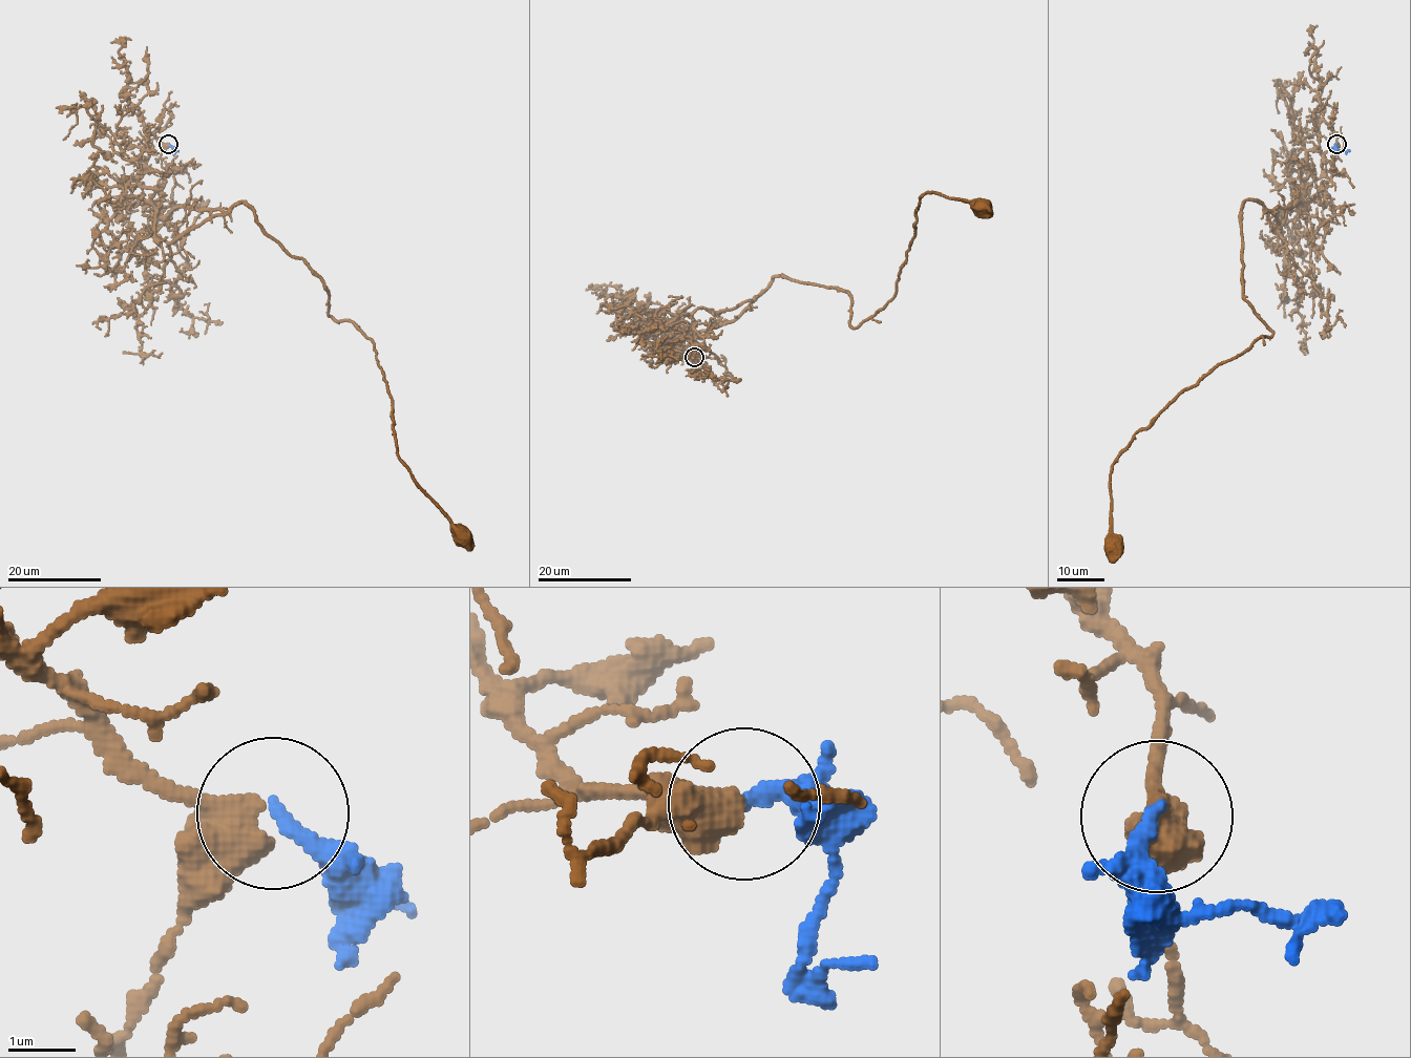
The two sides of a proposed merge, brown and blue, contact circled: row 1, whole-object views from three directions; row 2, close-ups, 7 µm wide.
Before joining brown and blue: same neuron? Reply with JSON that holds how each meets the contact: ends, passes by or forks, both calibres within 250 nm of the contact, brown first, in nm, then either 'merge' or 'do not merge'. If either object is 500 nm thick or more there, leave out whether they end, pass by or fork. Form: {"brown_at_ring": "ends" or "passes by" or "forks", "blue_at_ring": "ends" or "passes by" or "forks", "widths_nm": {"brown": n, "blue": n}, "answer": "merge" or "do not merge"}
{"brown_at_ring": "passes by", "blue_at_ring": "ends", "widths_nm": {"brown": 400, "blue": 260}, "answer": "merge"}

